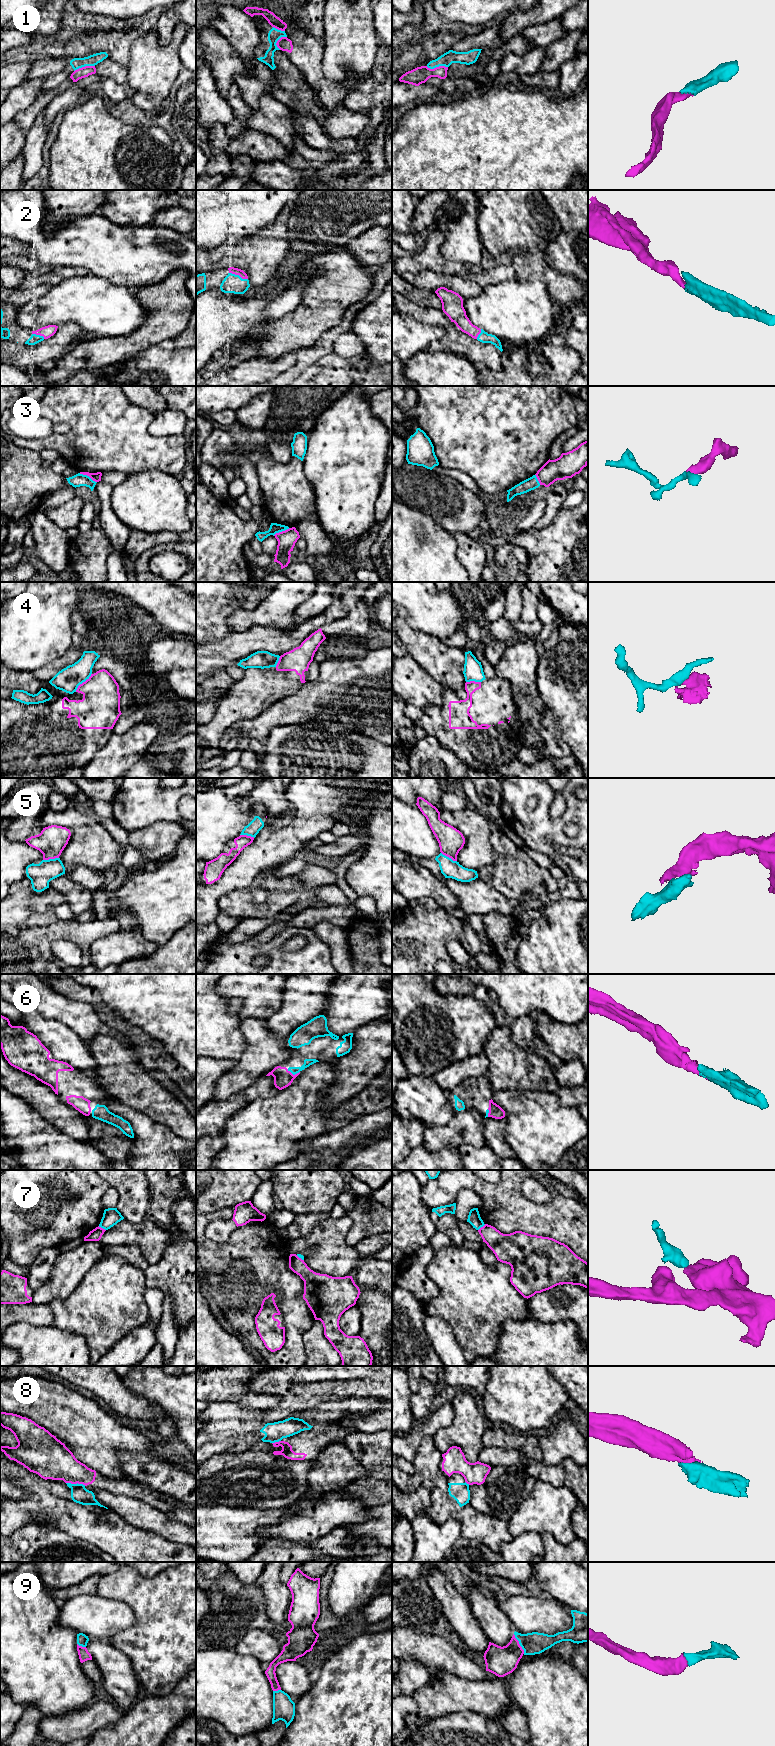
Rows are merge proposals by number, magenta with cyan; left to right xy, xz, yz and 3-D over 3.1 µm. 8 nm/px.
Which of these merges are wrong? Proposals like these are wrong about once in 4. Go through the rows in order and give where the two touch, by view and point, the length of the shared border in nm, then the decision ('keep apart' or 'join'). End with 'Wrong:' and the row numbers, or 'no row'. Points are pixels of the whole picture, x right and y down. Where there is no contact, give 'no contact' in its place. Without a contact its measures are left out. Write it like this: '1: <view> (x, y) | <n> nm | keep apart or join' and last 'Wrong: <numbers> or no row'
1: yz (437, 67) | 180 nm | keep apart
2: xz (238, 274) | 160 nm | join
3: xy (88, 475) | 160 nm | keep apart
4: xy (83, 682) | 200 nm | keep apart
5: xy (50, 858) | 130 nm | join
6: xz (292, 1074) | 110 nm | join
7: xy (102, 1228) | 70 nm | keep apart
8: xy (76, 1483) | 160 nm | keep apart
9: yz (519, 1644) | 180 nm | join
Wrong: 1, 3, 4, 7, 8

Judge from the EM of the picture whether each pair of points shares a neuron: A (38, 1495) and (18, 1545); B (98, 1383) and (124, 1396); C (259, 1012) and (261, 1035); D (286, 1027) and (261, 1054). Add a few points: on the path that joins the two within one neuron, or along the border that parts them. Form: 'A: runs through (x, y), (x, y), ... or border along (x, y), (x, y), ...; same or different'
A: border along (29, 1523), (18, 1528), (10, 1535); different
B: runs through (104, 1383), (118, 1396); same
C: border along (265, 1019), (247, 1017), (242, 1020); different
D: border along (265, 1020), (267, 1029), (274, 1036), (284, 1038); different

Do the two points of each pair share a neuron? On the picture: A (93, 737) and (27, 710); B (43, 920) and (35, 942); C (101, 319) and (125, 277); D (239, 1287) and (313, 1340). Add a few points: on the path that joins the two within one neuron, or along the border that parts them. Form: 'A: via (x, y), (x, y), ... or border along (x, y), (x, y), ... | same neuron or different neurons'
A: border along (49, 701), (47, 714), (19, 721) | different neurons
B: via (43, 925), (43, 928), (36, 937) | same neuron
C: border along (98, 277), (127, 288) | different neurons
D: border along (315, 1320), (303, 1335), (305, 1355) | different neurons

